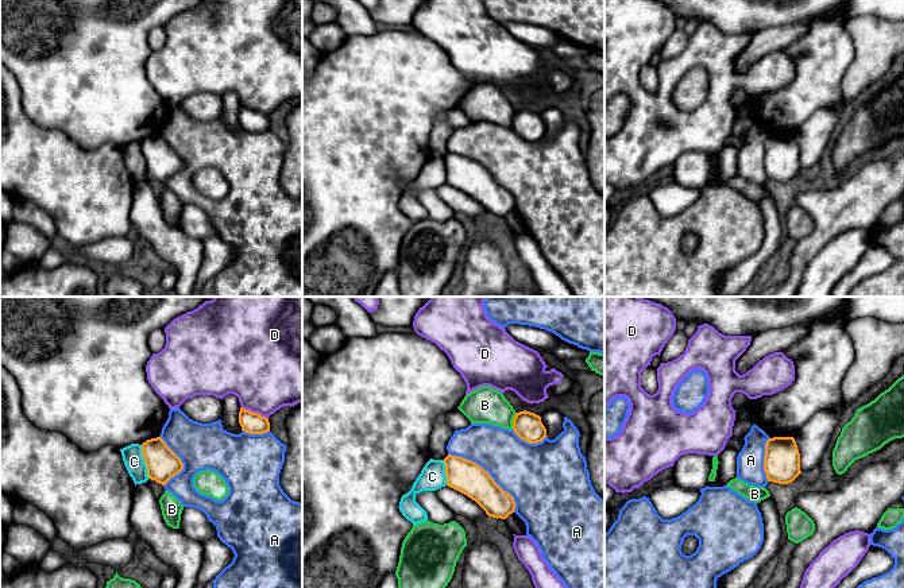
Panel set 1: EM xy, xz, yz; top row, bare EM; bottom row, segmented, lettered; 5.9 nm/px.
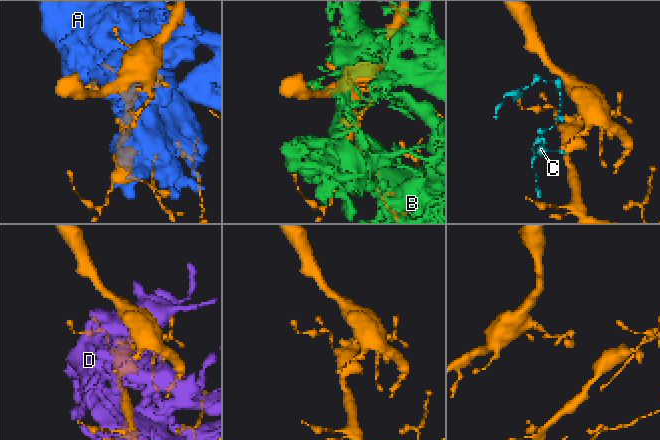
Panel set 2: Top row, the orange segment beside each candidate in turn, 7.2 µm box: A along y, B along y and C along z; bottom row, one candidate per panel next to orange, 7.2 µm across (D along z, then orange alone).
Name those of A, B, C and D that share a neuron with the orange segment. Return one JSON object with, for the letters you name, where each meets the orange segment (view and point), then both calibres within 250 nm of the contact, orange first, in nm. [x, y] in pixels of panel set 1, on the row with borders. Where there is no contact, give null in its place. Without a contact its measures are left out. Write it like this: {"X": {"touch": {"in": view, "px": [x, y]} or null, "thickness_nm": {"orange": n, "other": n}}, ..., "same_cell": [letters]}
{"same_cell": []}

